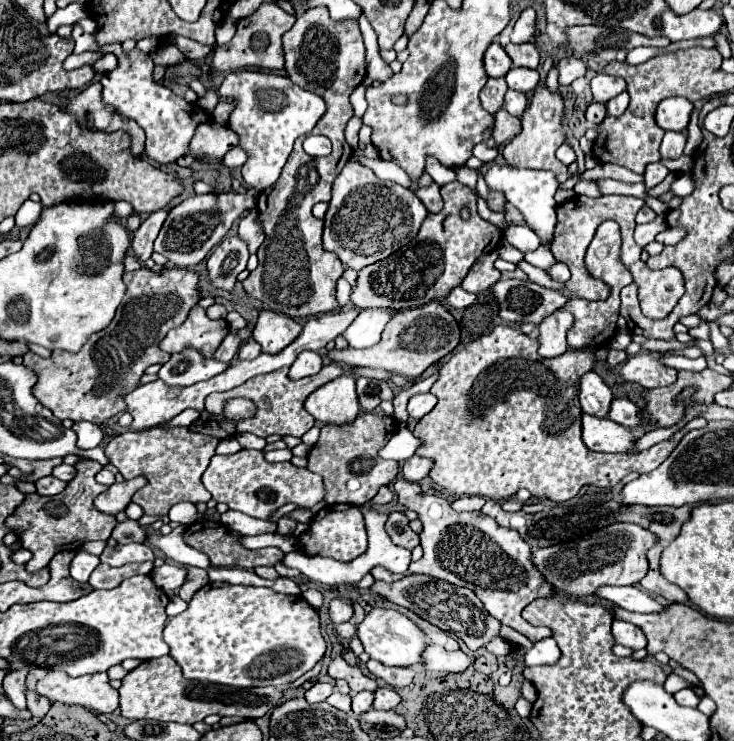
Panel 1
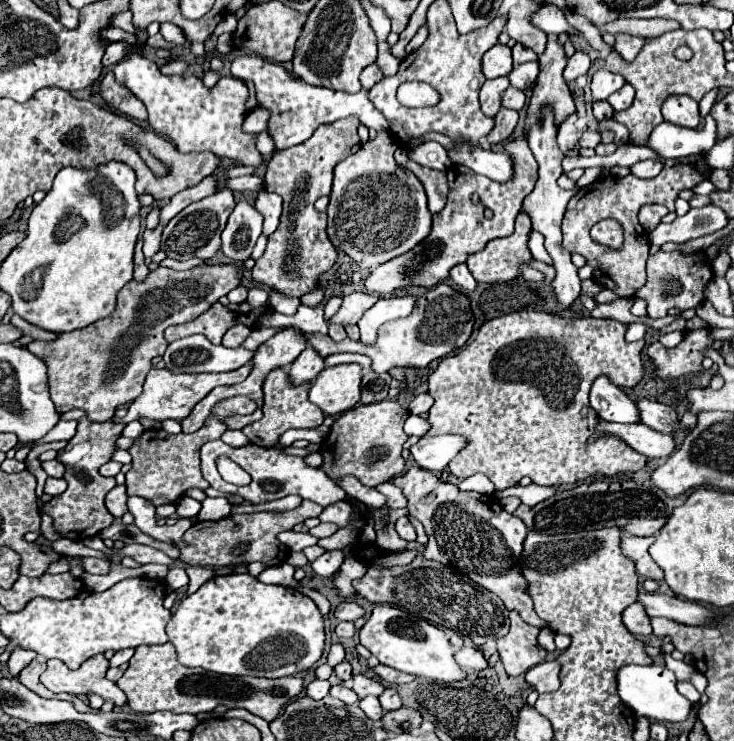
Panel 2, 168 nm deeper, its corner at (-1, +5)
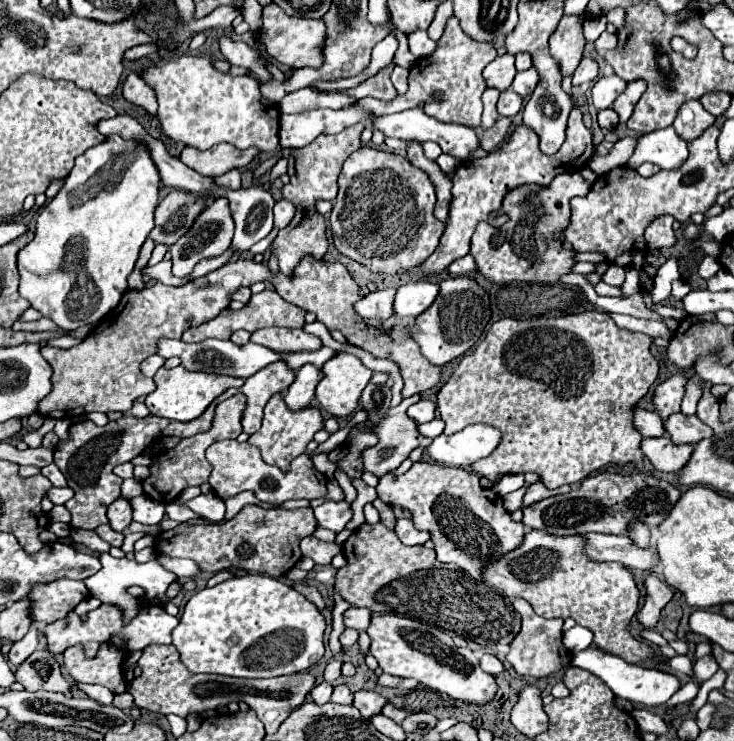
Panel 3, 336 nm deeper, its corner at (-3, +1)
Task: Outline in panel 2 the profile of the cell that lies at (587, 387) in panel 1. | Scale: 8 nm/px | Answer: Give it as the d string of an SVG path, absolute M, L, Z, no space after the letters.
M598 377L590 391L592 409L606 421L614 423L640 423L640 411L636 403L606 377Z

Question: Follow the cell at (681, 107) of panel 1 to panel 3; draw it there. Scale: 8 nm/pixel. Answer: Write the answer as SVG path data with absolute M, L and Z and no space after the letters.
M686 101L674 119L674 129L678 131L678 135L686 141L692 141L696 137L700 137L712 123L714 123L714 115L710 115L700 101Z

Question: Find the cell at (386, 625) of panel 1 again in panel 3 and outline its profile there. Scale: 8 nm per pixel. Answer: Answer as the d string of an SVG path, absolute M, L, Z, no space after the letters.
M386 613L374 615L366 633L372 639L370 653L378 659L378 665L388 675L412 677L428 689L446 693L456 701L468 701L478 705L490 701L498 689L494 677L480 669L474 653L466 647L456 647L452 643L452 637L434 625Z

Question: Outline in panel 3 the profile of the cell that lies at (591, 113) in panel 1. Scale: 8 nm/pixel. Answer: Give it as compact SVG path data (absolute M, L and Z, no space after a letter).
M602 109L598 111L598 125L602 129L612 129L618 125L618 115L612 109Z

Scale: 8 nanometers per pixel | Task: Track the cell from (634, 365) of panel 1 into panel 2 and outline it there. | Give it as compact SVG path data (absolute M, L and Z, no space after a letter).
M692 329L684 333L684 339L674 349L666 349L662 343L652 343L648 347L648 355L654 361L656 375L662 379L676 379L682 375L702 373L704 351L710 349L714 339L710 337L710 329Z

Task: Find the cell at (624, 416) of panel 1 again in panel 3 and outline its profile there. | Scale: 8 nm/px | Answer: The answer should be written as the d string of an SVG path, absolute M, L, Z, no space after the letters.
M674 413L668 419L664 419L664 429L674 443L694 445L700 439L712 435L712 429L704 425L696 415L682 415L682 413Z

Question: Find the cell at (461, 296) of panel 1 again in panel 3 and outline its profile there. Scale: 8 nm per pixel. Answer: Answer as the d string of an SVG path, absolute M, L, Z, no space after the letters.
M466 255L466 257L462 257L462 259L454 261L454 263L448 267L450 275L456 275L456 277L470 275L474 269L476 269L476 265L474 265L474 259L472 259L472 255Z

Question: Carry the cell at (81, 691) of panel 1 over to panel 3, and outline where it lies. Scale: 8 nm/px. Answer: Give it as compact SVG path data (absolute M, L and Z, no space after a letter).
M106 643L100 647L94 659L86 659L80 647L72 647L64 651L62 659L64 671L76 683L100 683L108 687L114 695L126 691L126 681L122 679L124 651Z

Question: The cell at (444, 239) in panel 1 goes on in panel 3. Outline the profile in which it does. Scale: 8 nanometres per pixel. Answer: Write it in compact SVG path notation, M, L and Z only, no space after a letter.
M578 107L572 109L570 119L568 119L568 129L566 129L566 141L562 143L562 149L554 155L548 157L538 149L538 135L520 125L514 129L510 139L502 143L500 149L492 151L484 159L474 159L468 163L458 165L454 177L452 177L452 203L450 203L450 213L446 221L446 229L440 237L440 245L436 251L416 269L412 269L412 275L438 275L448 269L448 265L464 255L470 253L470 239L480 221L490 221L494 227L502 227L506 223L506 215L500 215L496 219L490 219L492 211L502 209L502 201L510 189L516 189L520 185L542 185L546 187L556 175L570 171L578 165L584 169L594 155L594 145L592 145L592 133L584 127L582 123L582 113Z

